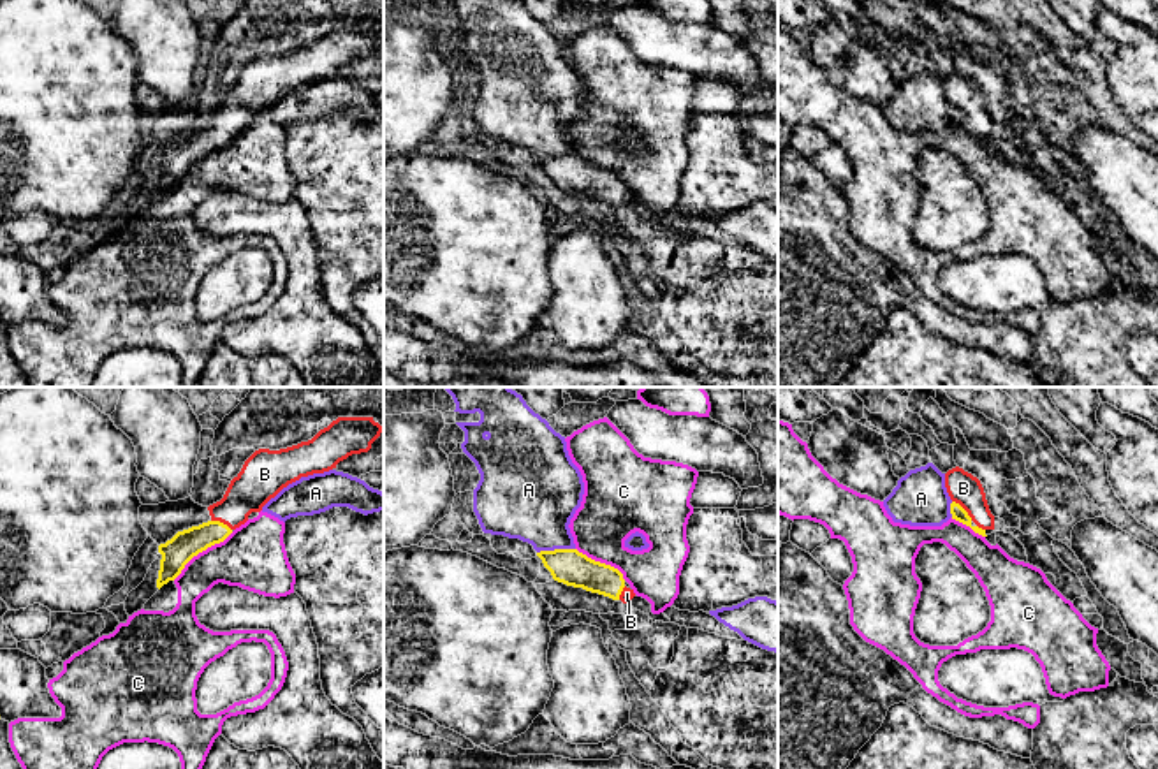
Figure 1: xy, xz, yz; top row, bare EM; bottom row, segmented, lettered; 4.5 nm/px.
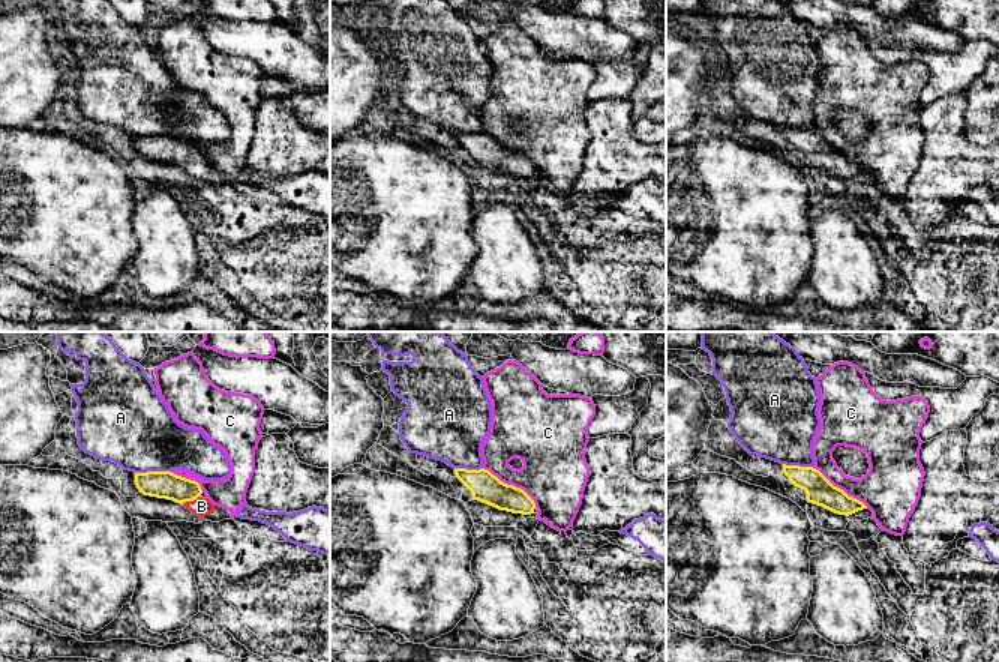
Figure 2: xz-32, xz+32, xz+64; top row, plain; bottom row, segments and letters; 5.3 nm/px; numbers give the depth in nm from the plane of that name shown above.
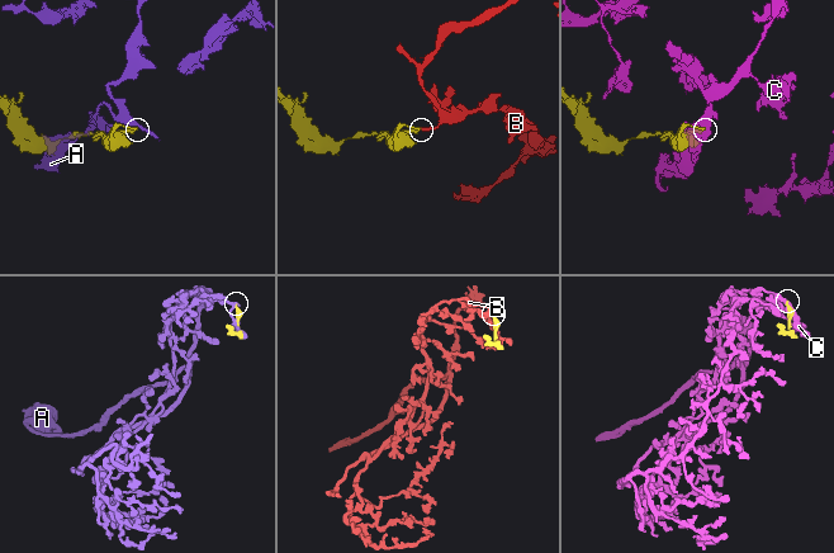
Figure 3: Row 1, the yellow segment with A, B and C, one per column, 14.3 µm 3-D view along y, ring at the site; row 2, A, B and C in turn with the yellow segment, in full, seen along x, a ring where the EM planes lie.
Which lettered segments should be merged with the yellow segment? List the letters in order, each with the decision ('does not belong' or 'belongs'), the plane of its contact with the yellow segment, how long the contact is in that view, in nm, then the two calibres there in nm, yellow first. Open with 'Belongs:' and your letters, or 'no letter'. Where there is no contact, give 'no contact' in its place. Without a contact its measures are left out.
Belongs: B
A: does not belong; meets yellow in xz; contact 180 nm long; 160 nm thick on the yellow side, 380 nm on the other
B: belongs; meets yellow in yz; contact 130 nm long; 70 nm thick on the yellow side, 150 nm on the other
C: does not belong; meets yellow in xy; contact 360 nm long; 140 nm thick on the yellow side, 300 nm on the other

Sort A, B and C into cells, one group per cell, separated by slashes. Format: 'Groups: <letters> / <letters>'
Groups: A / B / C

